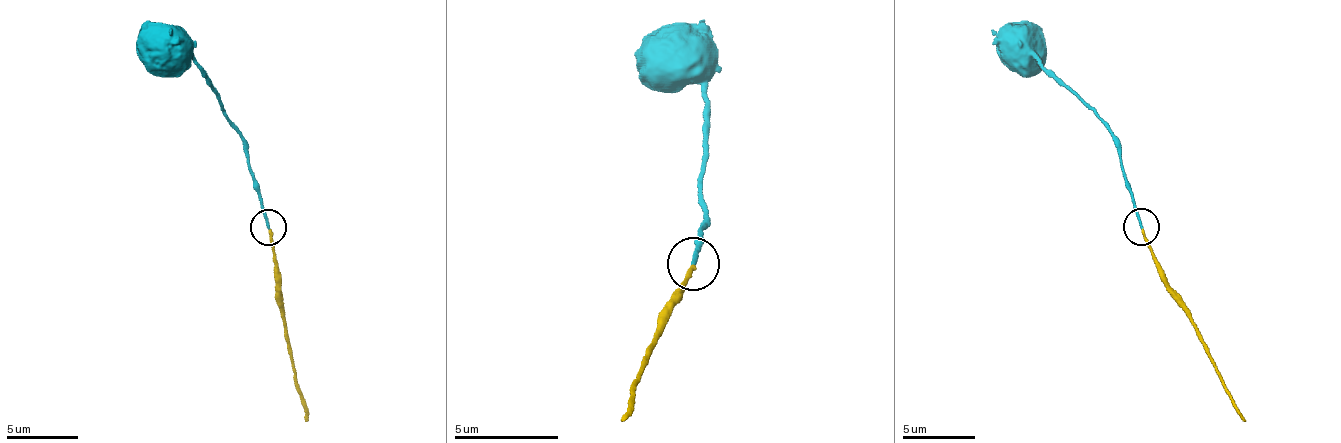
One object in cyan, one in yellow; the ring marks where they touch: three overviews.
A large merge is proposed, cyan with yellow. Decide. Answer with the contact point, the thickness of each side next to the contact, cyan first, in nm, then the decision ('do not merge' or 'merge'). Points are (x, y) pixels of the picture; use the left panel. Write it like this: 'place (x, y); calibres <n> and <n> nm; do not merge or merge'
place (268, 227); calibres 170 and 180 nm; merge

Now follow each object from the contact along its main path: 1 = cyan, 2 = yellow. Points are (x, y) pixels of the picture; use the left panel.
1: (269, 226), (248, 147), (227, 121), (203, 70), (179, 48), (169, 48)
2: (270, 230), (276, 287), (304, 421)

